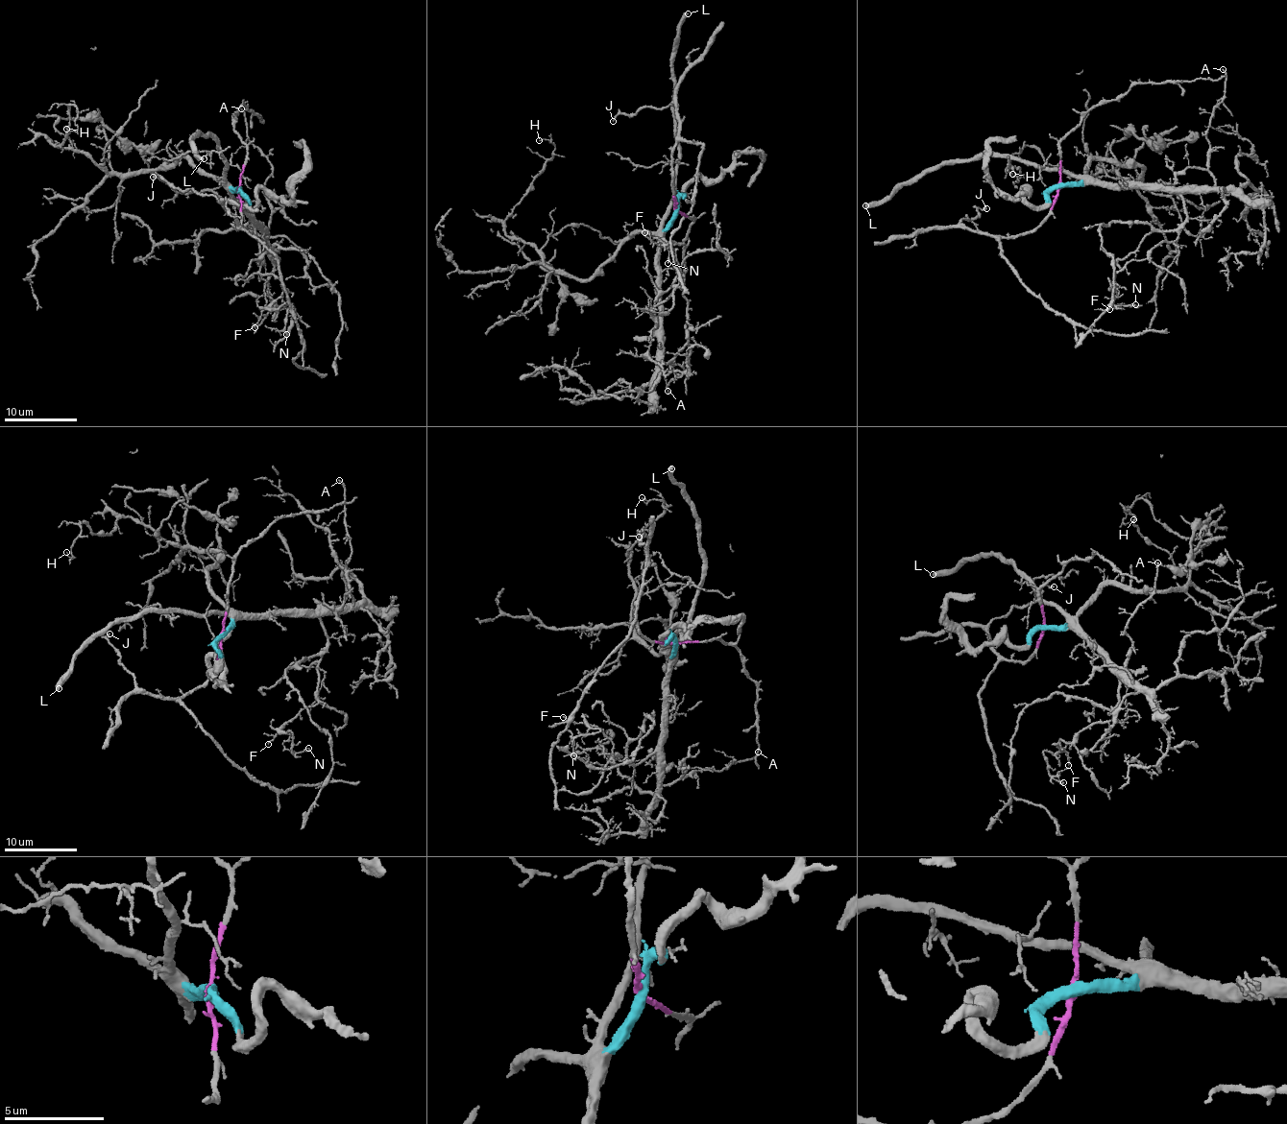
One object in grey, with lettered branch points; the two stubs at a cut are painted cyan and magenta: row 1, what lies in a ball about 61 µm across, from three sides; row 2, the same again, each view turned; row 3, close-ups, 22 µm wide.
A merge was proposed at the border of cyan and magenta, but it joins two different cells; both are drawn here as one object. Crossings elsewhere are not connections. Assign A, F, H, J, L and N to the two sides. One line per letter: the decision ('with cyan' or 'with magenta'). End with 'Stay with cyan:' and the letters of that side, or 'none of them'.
A: with cyan
F: with cyan
H: with cyan
J: with magenta
L: with cyan
N: with cyan
Stay with cyan: A, F, H, L, N

